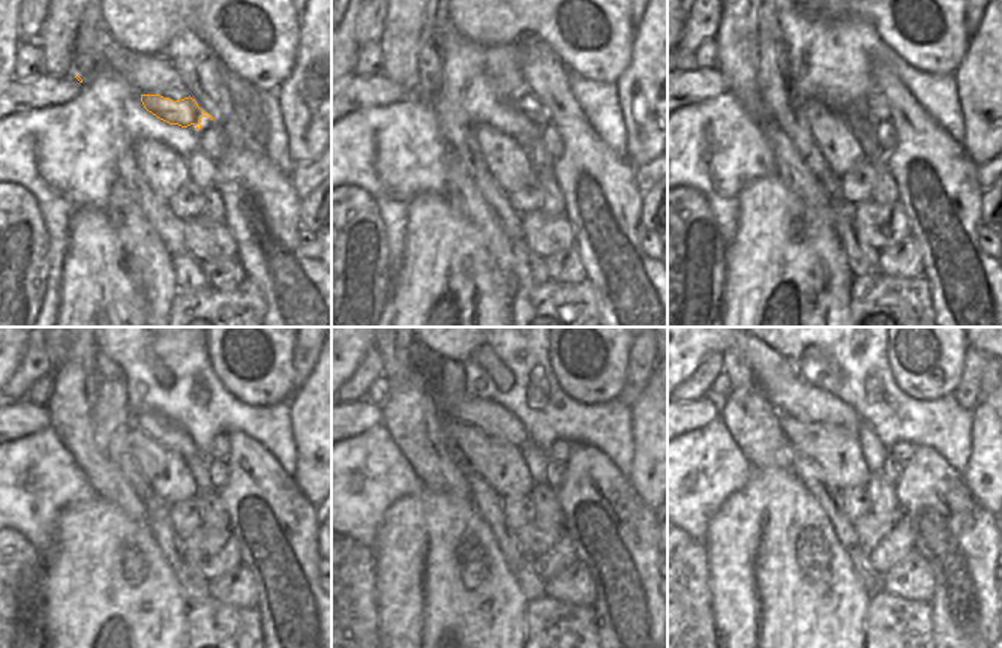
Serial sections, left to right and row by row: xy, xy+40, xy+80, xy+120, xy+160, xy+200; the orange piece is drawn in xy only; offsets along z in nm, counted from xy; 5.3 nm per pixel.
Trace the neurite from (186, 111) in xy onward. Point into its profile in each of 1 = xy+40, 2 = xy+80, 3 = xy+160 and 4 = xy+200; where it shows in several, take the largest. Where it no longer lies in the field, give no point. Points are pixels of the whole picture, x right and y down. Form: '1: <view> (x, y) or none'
1: xy+40 (528, 105)
2: xy+80 (876, 108)
3: xy+160 (560, 450)
4: xy+200 (903, 452)

